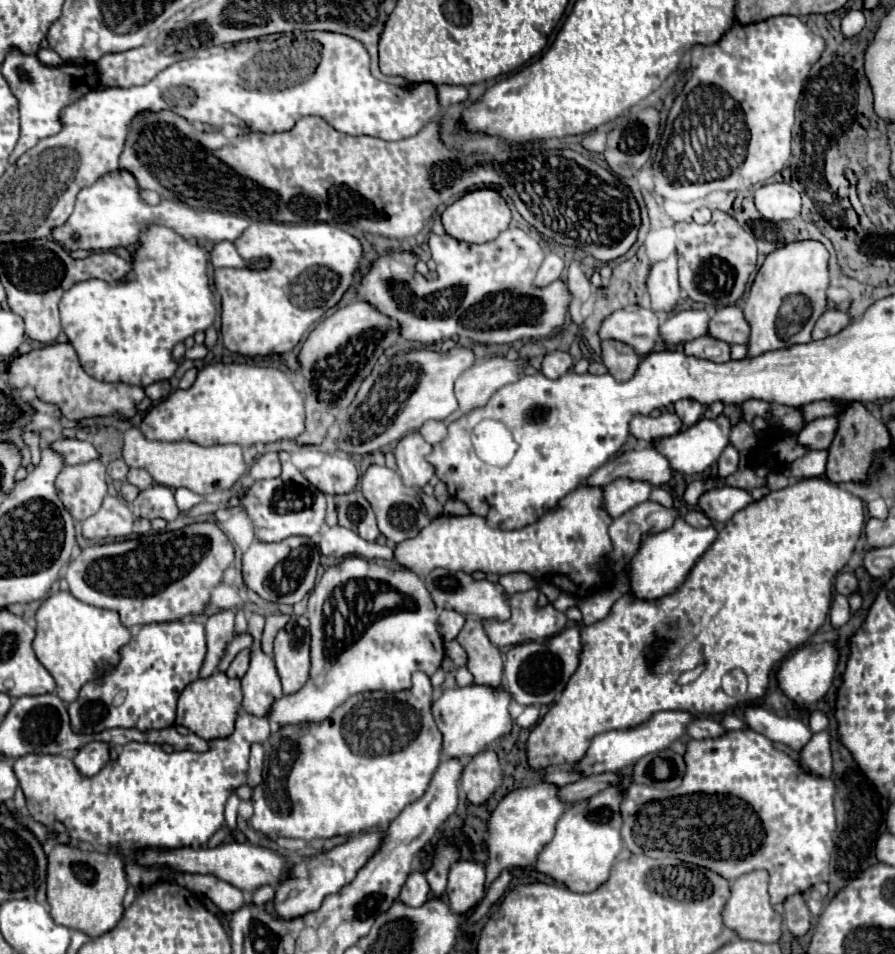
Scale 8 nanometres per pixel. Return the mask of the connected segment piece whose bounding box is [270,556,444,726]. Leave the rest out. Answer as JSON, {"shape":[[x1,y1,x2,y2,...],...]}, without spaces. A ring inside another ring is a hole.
{"shape":[[358,556,346,558,344,562,330,566,318,580,316,588,308,598,308,620,312,634,310,678,298,692,282,696,272,706,270,718,276,720,280,726,326,720,348,696,358,692,406,690,412,686,412,674,416,670,422,670,432,676,440,668,444,658,444,640,438,634,436,606,424,582,410,570,390,570,386,566,376,564,374,560,364,560],[382,596,390,598,394,606,384,610,384,606,380,604]]}

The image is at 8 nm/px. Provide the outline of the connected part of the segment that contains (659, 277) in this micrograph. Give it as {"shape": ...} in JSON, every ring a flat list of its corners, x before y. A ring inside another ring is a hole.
{"shape":[[676,252,670,254,666,260,656,262,648,276,648,294,652,300,652,310,674,310,678,298,680,298,680,286,678,286,678,256]]}

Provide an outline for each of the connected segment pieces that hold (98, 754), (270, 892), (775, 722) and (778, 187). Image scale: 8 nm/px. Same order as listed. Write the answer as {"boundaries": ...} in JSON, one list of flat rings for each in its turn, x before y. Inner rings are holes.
{"boundaries":[[[98,740,88,742,74,756,74,764,84,776,98,774,108,762,110,762,110,744,108,742,98,742]],[[264,886,264,888,258,888,254,894,252,894,252,902,254,904,266,904,274,900,274,888,272,886]],[[748,708,744,714,744,720,750,726,750,730,760,732,762,736,774,742,784,742,794,750,802,750,812,736,810,728,800,720,780,718,774,712,768,712,764,708]],[[766,184,758,188,754,204,758,212,772,222,790,220,800,214,800,194,788,184]]]}

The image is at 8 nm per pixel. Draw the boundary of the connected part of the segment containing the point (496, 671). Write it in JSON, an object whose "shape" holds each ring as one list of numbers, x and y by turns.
{"shape":[[468,616,456,640,468,654,468,670,474,674,474,684,500,686,502,684,502,654,488,640,482,628,482,622,476,620,474,616]]}

